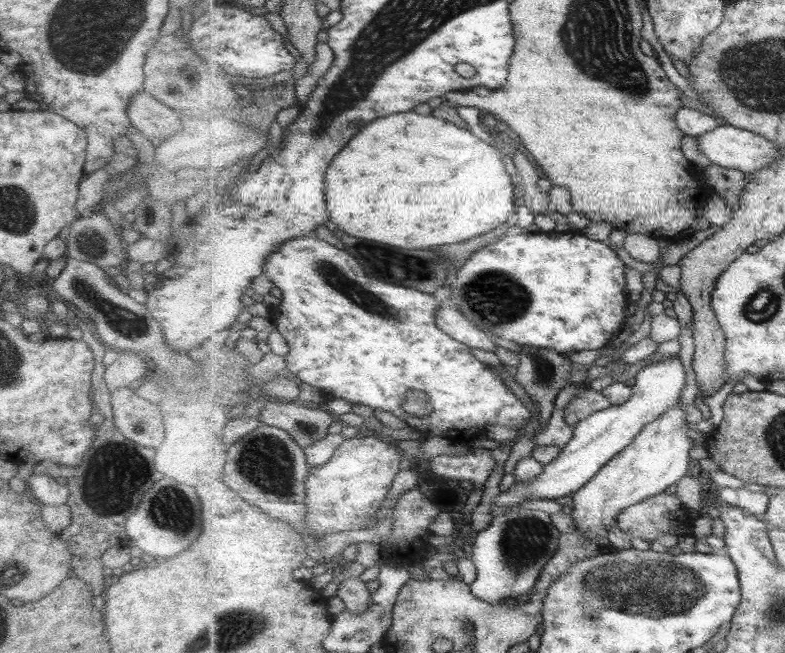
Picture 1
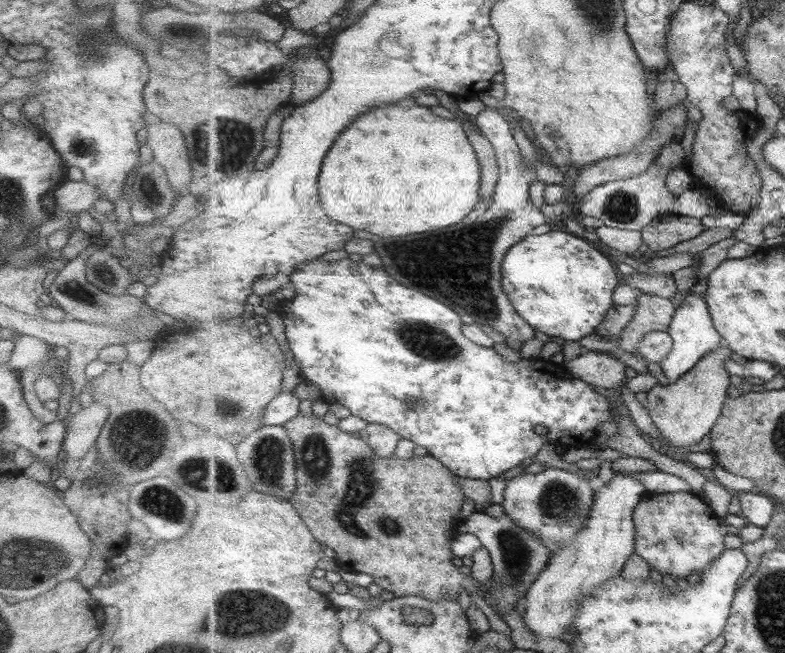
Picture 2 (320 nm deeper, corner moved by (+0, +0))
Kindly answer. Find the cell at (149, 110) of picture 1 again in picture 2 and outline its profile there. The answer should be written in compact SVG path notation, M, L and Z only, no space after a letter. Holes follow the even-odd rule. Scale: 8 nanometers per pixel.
M158 122L151 123L145 127L147 130L146 145L152 150L153 160L165 169L169 186L177 192L177 195L180 195L181 190L192 179L192 170L184 143L185 136L173 124L161 124L161 122Z

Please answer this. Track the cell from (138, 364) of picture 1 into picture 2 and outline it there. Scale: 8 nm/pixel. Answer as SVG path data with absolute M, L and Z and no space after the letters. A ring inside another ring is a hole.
M96 402L85 409L80 408L67 424L61 456L68 456L73 460L85 456L89 448L94 446L107 415L107 408Z

